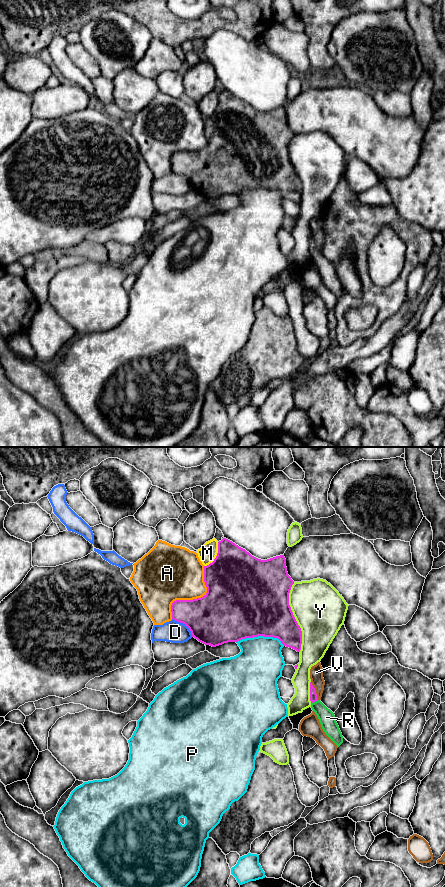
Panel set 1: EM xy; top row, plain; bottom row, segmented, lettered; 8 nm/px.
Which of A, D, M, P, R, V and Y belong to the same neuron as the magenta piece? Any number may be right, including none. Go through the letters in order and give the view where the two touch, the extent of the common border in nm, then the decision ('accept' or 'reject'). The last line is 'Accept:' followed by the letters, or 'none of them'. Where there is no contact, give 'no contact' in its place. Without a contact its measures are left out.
A: xy | 500 nm | reject
D: xy | 220 nm | reject
M: xy | 240 nm | reject
P: xy | 400 nm | reject
R: xy | 70 nm | accept
V: xy | 160 nm | reject
Y: xy | 550 nm | reject
Accept: R

